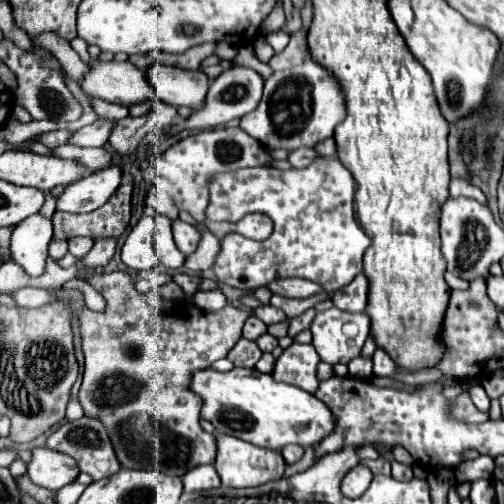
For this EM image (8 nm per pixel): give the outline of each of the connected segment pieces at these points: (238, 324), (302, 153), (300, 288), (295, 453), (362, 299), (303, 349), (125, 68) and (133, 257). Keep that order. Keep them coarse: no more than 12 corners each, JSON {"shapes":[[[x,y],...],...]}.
{"shapes":[[[128,273],[70,281],[86,417],[120,465],[214,463],[194,371],[252,311],[142,295]],[[296,149],[288,161],[292,167],[306,167],[316,157],[314,149]],[[278,279],[268,289],[282,297],[304,299],[322,287],[296,279]],[[300,445],[282,447],[286,463],[294,463],[302,457],[304,449]],[[360,273],[332,293],[332,303],[346,313],[362,313],[368,279]],[[292,343],[272,371],[282,383],[318,389],[320,357],[312,345]],[[130,61],[88,63],[88,97],[136,105],[154,97]],[[142,217],[122,245],[128,269],[158,265],[154,217]]]}

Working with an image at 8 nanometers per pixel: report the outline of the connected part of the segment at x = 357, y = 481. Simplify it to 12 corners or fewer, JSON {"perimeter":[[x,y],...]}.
{"perimeter":[[358,463],[342,479],[342,493],[352,499],[368,489],[372,471]]}

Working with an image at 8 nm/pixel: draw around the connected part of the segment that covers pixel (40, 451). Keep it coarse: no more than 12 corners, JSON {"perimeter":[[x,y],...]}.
{"perimeter":[[46,447],[32,449],[28,477],[58,491],[76,481],[74,459]]}

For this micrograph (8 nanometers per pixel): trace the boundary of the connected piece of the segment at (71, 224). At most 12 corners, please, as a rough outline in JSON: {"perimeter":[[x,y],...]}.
{"perimeter":[[132,183],[92,213],[54,213],[54,239],[120,237]]}

